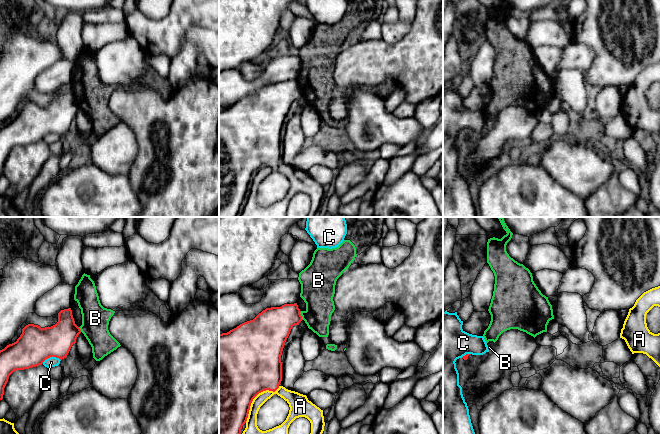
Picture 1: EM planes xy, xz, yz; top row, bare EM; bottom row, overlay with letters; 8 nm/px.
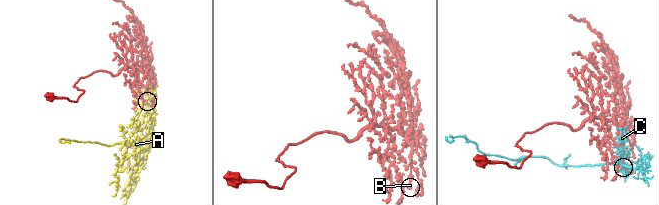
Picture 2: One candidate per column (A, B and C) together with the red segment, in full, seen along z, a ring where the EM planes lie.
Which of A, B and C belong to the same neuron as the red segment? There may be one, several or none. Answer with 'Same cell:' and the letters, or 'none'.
Same cell: none

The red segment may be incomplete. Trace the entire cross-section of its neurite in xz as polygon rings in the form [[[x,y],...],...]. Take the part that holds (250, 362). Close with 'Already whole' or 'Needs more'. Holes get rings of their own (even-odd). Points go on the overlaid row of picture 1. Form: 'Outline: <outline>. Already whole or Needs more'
Outline: [[[297,303],[266,308],[253,320],[219,334],[219,434],[241,434],[253,399],[261,392],[275,392],[282,381],[281,355],[291,329],[303,320]]]. Already whole

